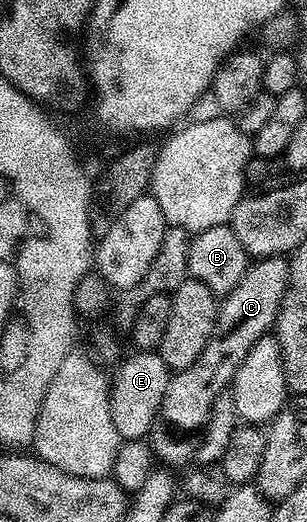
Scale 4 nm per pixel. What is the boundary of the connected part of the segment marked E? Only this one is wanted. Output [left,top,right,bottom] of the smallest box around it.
[110,351,171,440]

